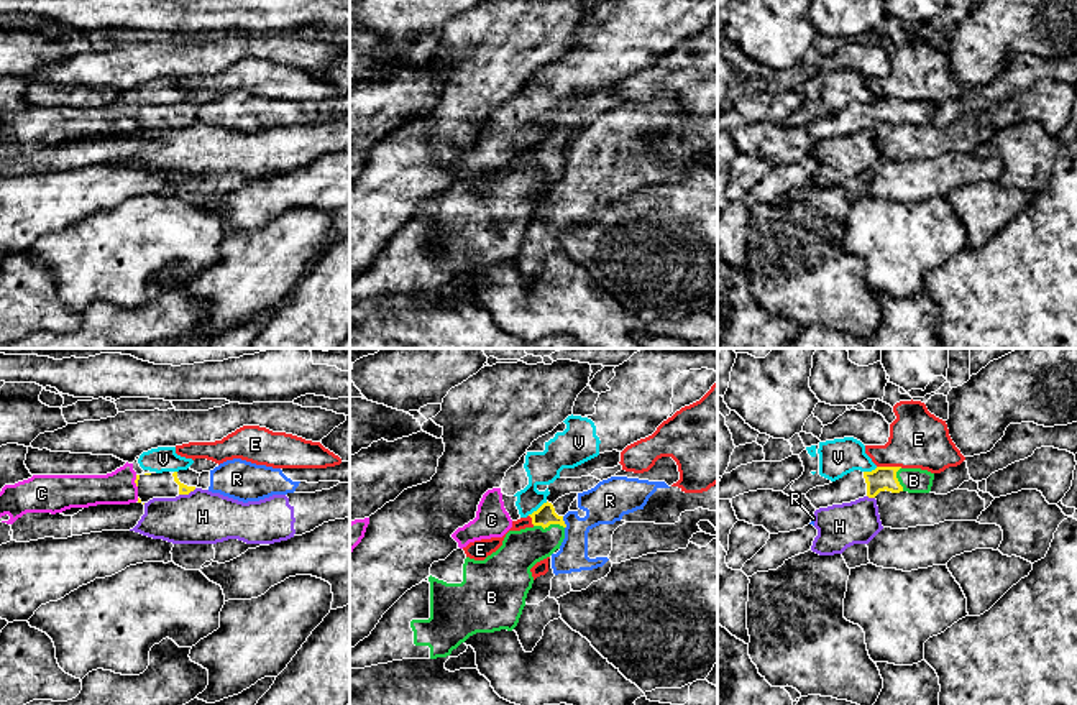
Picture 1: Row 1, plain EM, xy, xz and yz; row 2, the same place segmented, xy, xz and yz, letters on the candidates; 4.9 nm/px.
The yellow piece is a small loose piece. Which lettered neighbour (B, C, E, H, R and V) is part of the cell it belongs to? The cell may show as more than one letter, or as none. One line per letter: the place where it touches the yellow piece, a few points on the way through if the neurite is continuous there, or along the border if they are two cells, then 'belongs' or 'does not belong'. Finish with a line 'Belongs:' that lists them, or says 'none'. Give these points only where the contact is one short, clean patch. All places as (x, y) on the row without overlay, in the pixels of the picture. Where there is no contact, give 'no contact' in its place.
B: meets yellow in xz at (549, 156); belongs
C: meets yellow in xy at (135, 114); does not belong
E: meets yellow in yz at (890, 99); does not belong
H: meets yellow in xy at (187, 125); does not belong
R: meets yellow in xz at (563, 155); border along xz (562, 148), (565, 160); does not belong
V: meets yellow in xz at (539, 140); border along xz (547, 133), (527, 147); does not belong
Belongs: B

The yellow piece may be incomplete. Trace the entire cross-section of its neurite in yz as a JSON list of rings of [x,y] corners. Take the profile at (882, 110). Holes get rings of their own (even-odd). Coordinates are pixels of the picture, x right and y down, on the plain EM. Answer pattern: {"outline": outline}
{"outline": [[[877,99],[872,104],[854,102],[829,117],[816,118],[806,125],[806,130],[819,141],[864,128],[875,130],[885,122],[891,125],[929,125],[933,112],[934,105],[921,100]]]}

